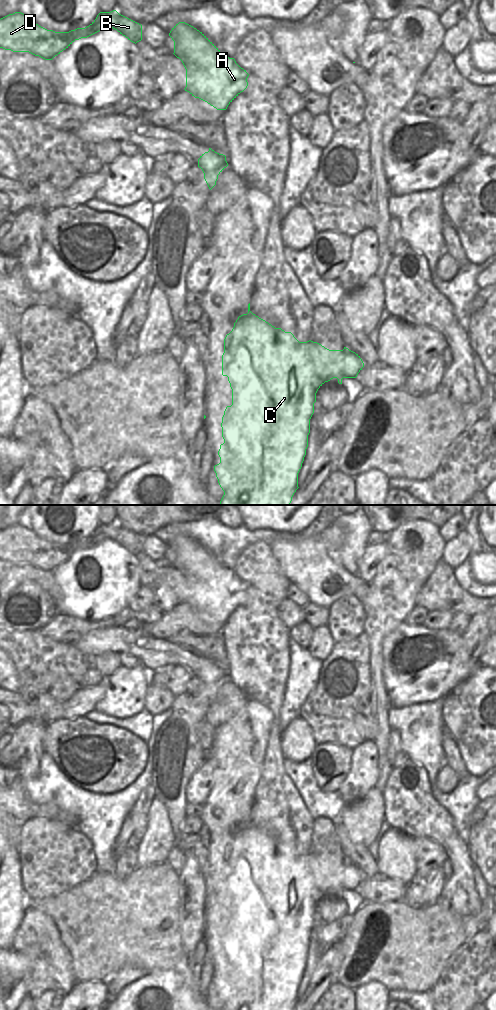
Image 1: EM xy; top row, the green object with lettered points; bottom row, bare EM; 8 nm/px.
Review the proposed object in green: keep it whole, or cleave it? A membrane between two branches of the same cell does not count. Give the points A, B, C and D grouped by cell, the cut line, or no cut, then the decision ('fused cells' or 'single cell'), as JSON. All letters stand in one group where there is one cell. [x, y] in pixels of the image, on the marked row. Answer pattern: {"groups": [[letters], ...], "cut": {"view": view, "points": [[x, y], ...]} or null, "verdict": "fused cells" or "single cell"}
{"groups": [["A", "C"], ["B", "D"]], "cut": {"view": "xy", "points": [[246, 80], [246, 87]]}, "verdict": "fused cells"}

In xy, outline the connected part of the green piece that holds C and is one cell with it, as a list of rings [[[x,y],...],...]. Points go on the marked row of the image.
[[[249,303],[248,313],[238,317],[232,331],[227,334],[224,339],[222,375],[228,377],[232,389],[232,405],[226,407],[222,417],[221,427],[224,443],[220,445],[218,451],[220,463],[214,466],[218,483],[224,491],[220,505],[290,505],[294,493],[299,488],[298,473],[302,467],[306,449],[308,447],[310,419],[314,413],[314,403],[316,402],[316,393],[318,389],[325,382],[328,382],[333,378],[337,378],[339,384],[342,384],[343,378],[356,378],[363,367],[364,363],[360,356],[346,347],[344,347],[343,350],[329,350],[321,344],[311,340],[299,342],[291,332],[285,332],[281,328],[275,328],[265,320],[253,314],[250,311]]]

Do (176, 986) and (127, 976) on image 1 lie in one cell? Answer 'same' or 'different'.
different

